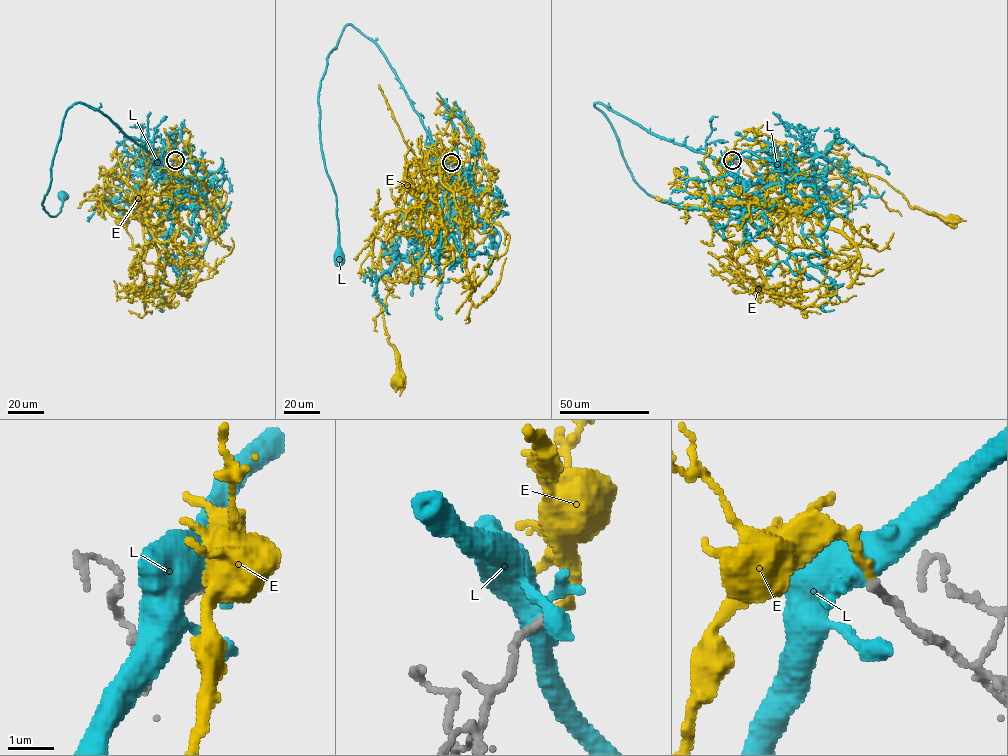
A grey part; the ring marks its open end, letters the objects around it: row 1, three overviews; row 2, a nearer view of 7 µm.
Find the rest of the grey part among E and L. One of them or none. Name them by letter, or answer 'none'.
E

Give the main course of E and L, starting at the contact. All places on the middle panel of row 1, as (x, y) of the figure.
E: (451, 162), (448, 149), (425, 157), (424, 182), (408, 187), (377, 261), (376, 298), (394, 351), (397, 380)
L: (451, 162), (430, 138), (382, 51), (347, 25), (327, 58), (318, 90), (321, 147), (336, 197), (337, 257)

